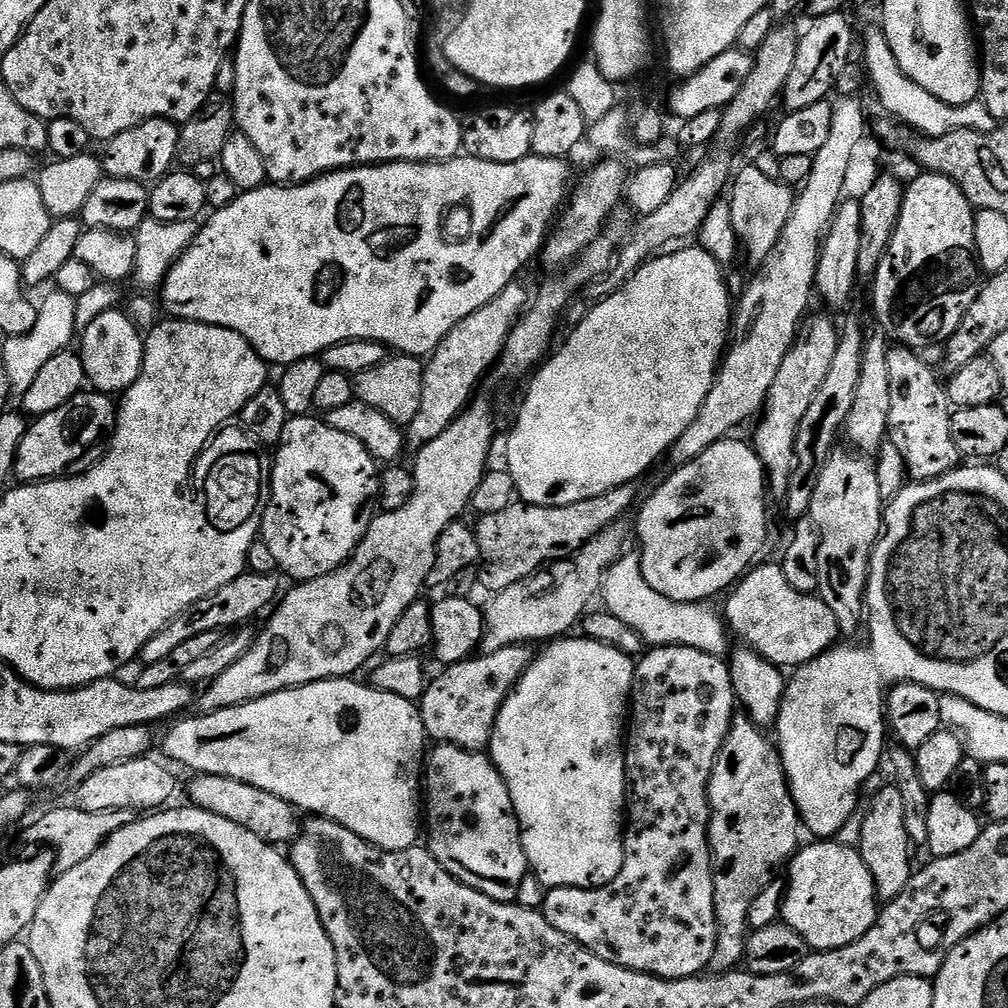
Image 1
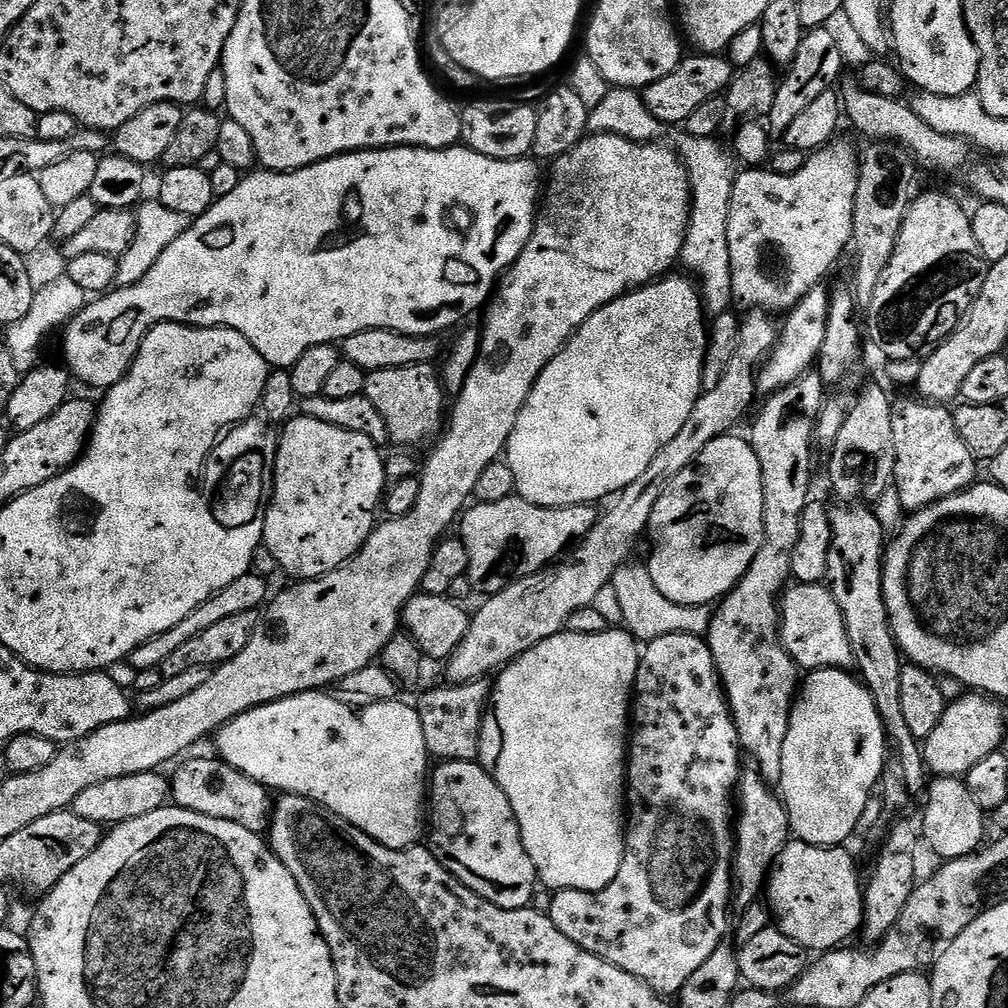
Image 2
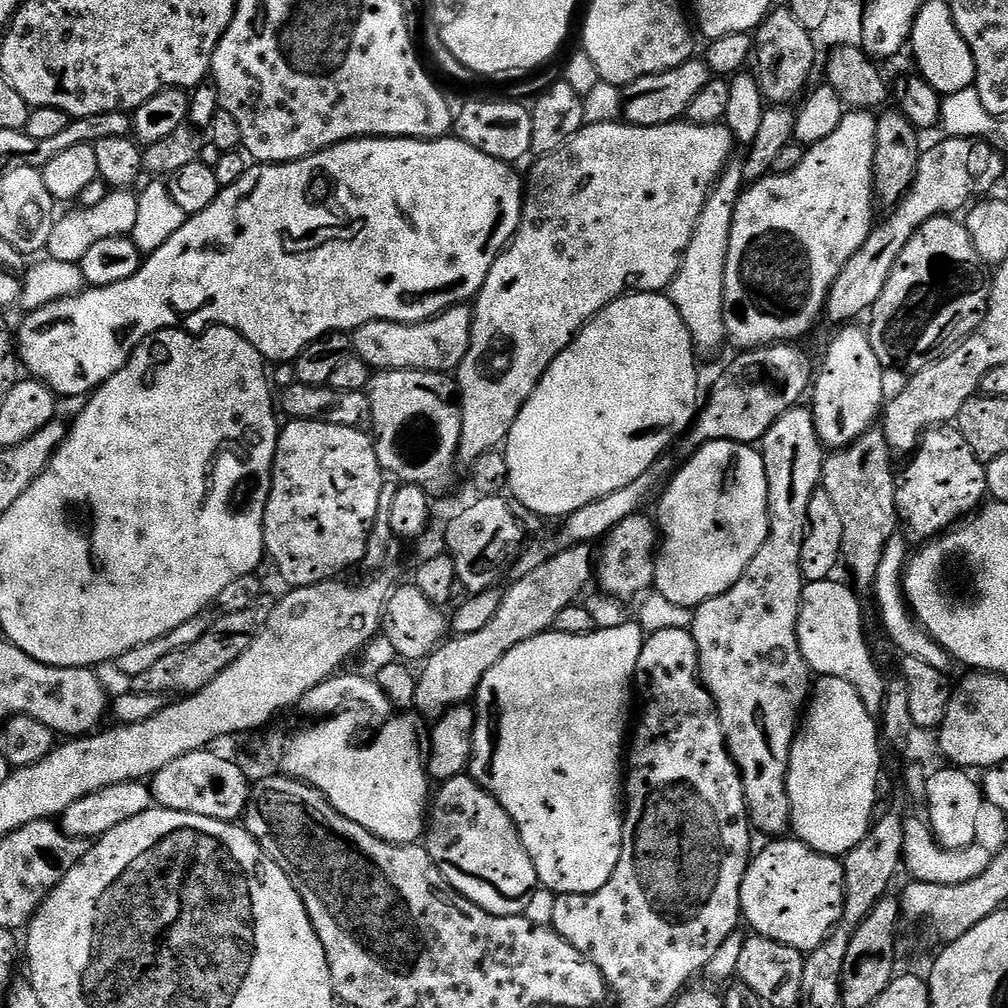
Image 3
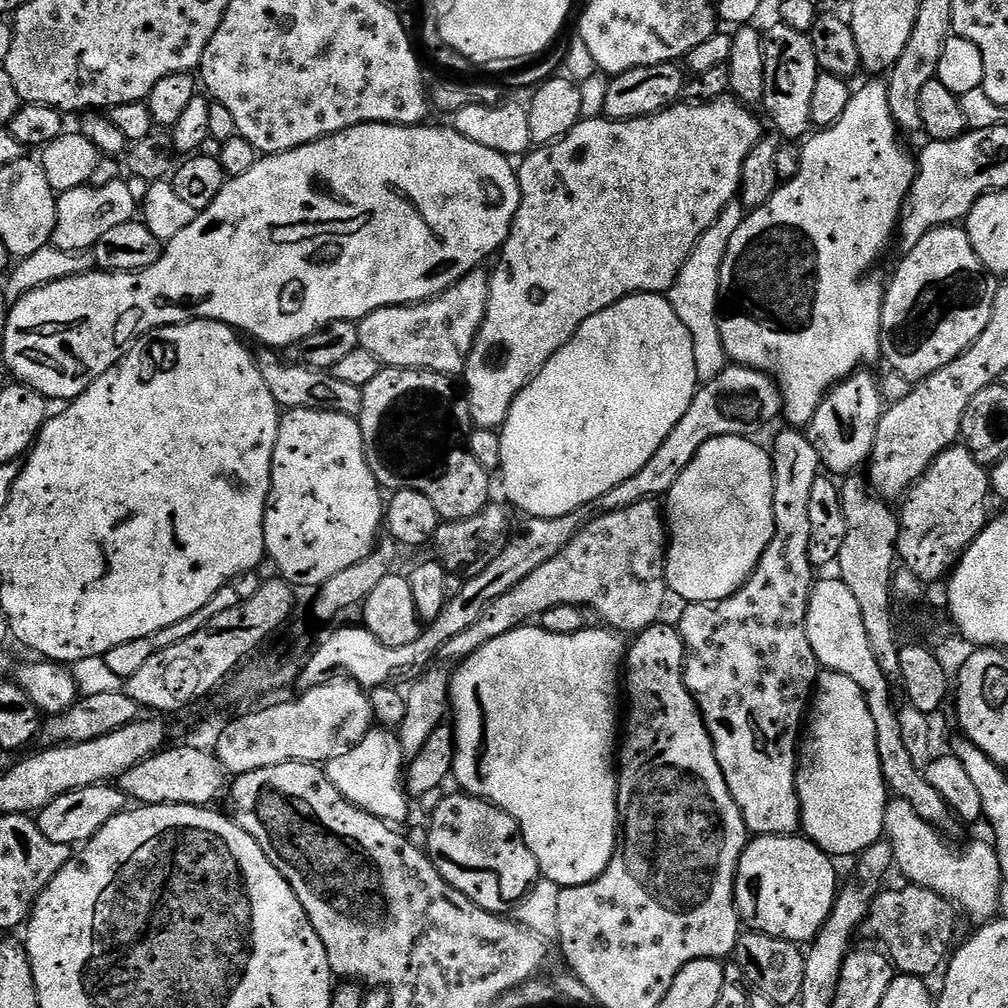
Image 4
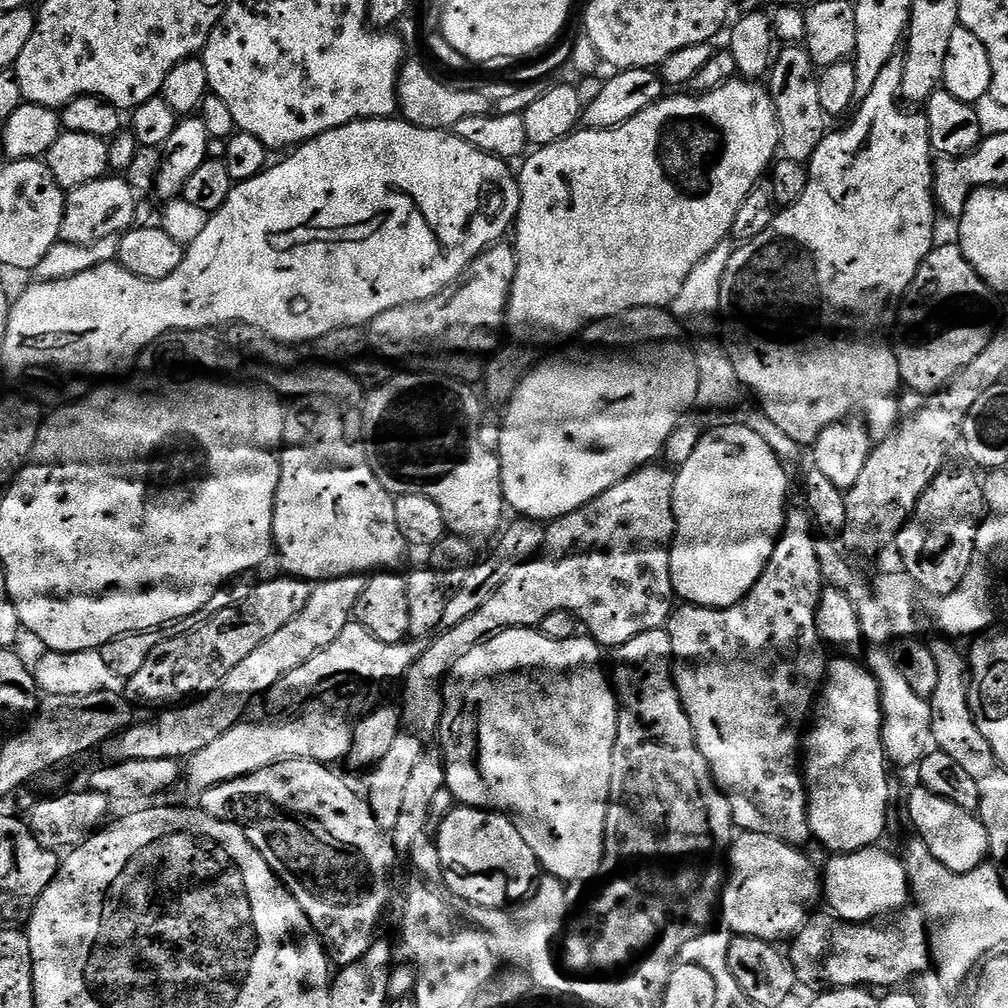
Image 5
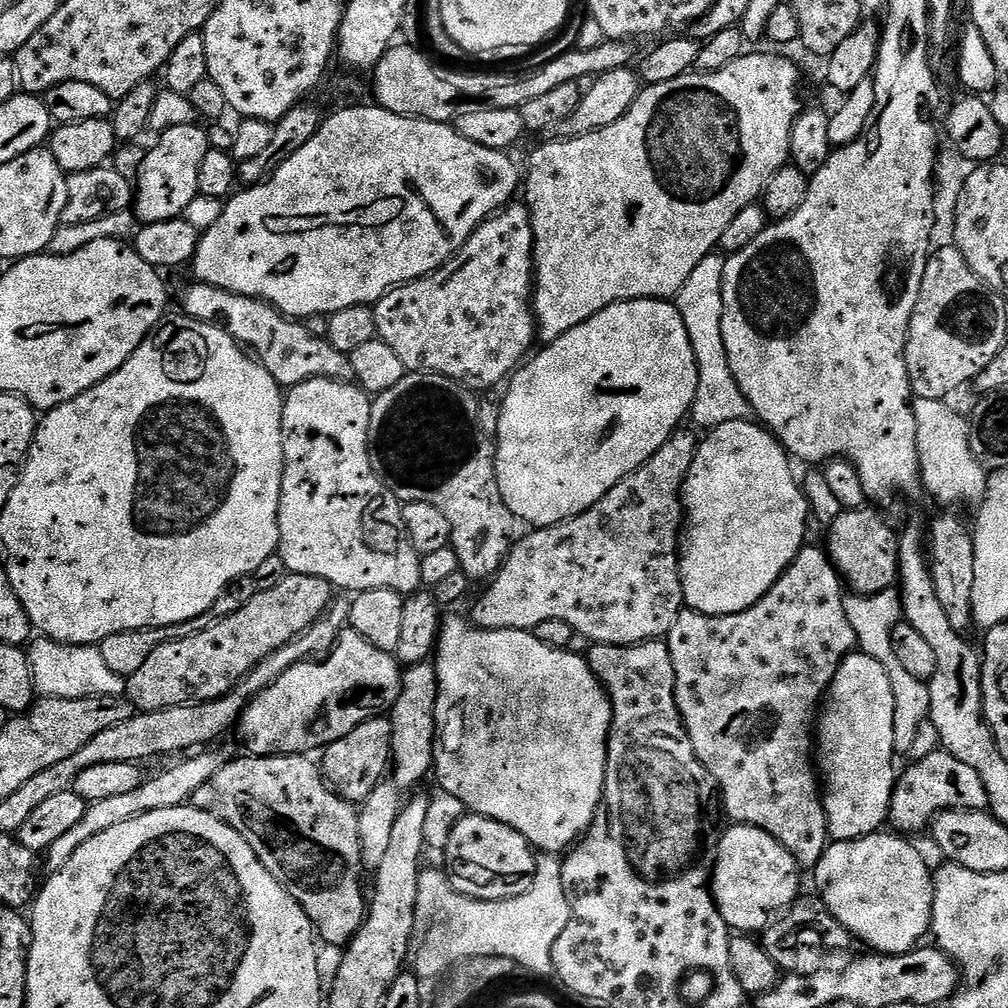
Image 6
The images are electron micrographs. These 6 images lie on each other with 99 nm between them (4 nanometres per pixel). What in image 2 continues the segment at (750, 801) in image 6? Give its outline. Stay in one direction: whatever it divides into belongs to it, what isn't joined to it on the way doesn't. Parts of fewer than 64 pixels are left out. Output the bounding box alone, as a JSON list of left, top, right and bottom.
[706,370,826,786]

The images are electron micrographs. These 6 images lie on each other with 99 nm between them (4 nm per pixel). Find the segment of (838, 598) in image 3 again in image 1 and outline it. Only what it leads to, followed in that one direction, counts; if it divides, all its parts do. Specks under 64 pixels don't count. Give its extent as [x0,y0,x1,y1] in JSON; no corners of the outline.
[722,563,841,670]

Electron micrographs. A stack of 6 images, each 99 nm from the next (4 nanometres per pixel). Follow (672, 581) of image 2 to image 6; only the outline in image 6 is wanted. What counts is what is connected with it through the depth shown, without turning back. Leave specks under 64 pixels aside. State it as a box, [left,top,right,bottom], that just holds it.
[678,420,810,616]

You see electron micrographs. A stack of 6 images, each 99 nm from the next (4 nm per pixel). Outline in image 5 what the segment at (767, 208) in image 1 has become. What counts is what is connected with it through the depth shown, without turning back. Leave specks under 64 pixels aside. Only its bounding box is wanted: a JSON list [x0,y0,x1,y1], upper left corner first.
[718,58,938,446]

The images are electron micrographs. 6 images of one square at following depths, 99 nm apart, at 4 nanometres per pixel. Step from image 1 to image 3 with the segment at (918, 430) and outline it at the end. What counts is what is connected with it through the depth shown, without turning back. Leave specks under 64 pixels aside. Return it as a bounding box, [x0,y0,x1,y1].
[896,427,988,542]

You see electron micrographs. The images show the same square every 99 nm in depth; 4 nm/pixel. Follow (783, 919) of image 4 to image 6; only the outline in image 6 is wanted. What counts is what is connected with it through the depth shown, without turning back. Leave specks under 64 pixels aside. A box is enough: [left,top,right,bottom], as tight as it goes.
[710,823,802,934]

